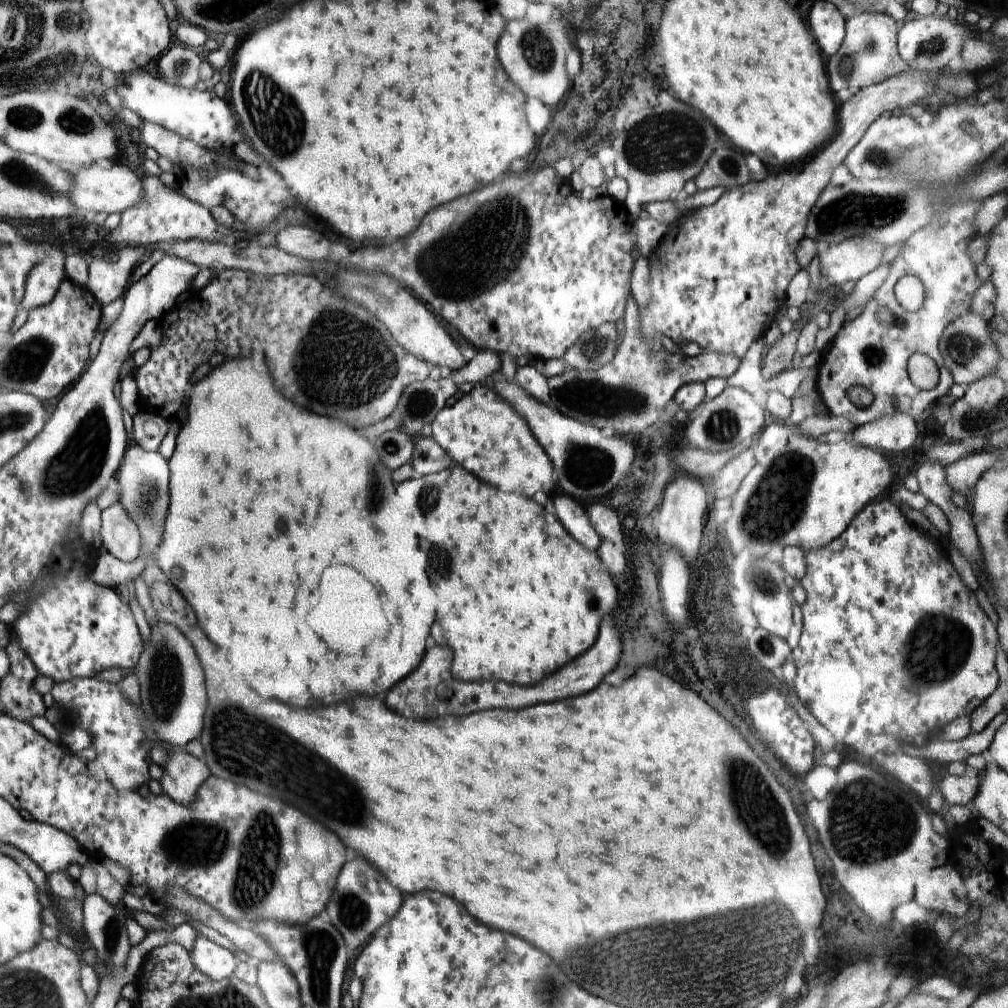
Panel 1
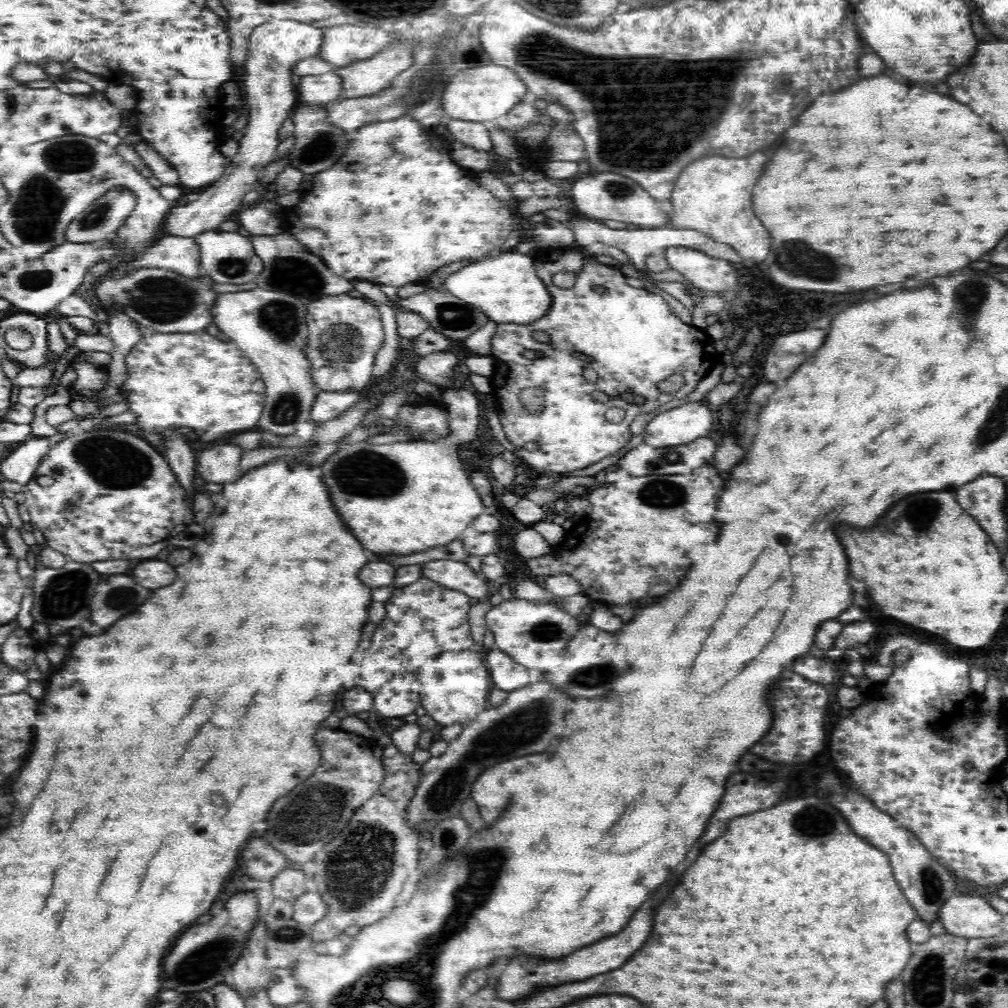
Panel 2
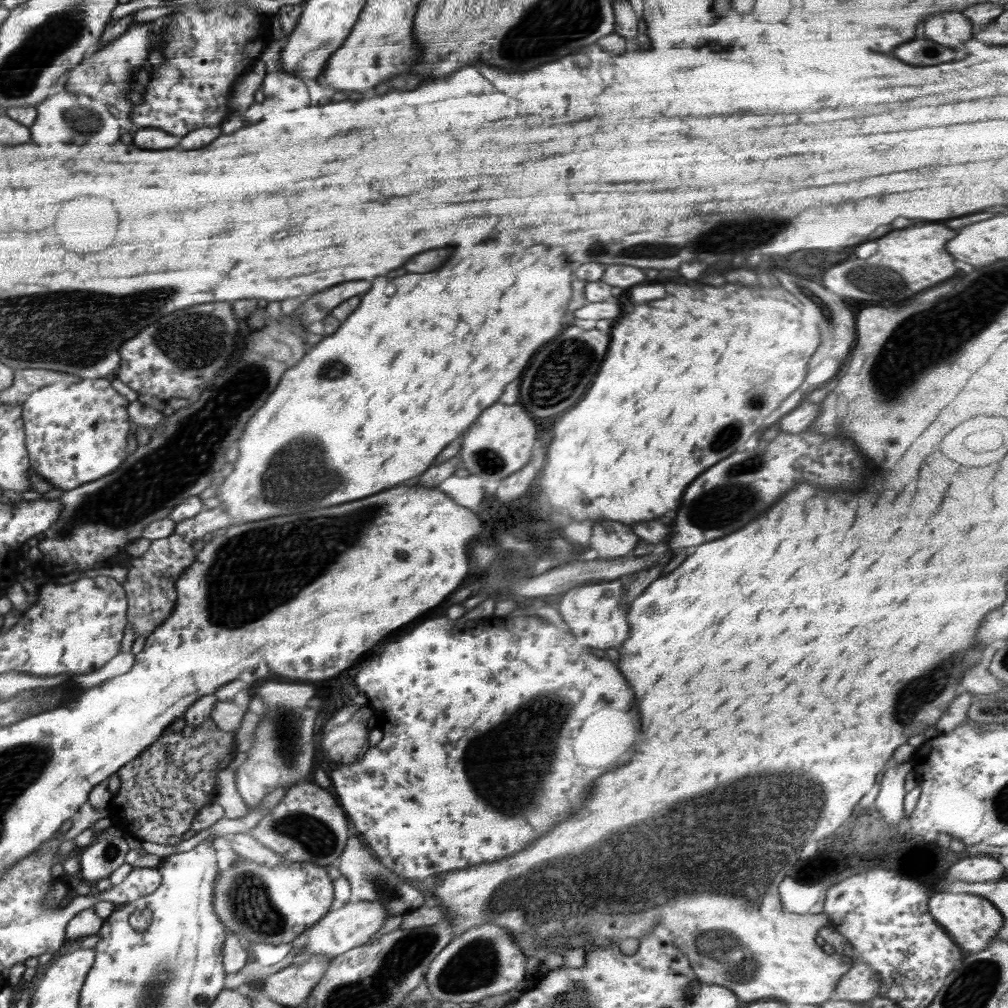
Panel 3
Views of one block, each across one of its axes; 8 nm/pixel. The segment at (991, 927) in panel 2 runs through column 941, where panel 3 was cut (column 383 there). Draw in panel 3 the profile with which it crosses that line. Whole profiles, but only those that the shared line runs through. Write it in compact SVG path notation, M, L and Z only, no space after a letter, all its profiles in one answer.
M348 901L341 908L331 908L312 927L308 927L304 934L294 943L300 947L300 960L309 956L338 956L351 948L362 946L370 941L383 923L387 920L386 908L382 908L378 902L352 902Z

